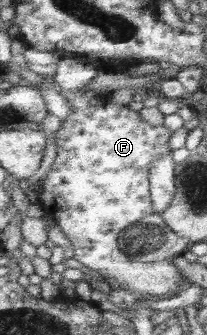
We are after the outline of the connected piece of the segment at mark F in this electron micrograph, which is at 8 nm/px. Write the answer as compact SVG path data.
M63 59L55 73L55 83L69 99L75 112L63 122L63 126L55 133L57 156L46 175L40 190L39 205L45 212L50 213L58 223L58 227L71 243L74 251L73 258L86 268L97 272L110 284L114 291L130 290L142 292L143 295L154 297L172 294L184 280L178 267L171 259L142 265L132 261L121 251L119 233L133 223L142 221L146 216L154 214L155 207L151 198L151 183L149 173L151 163L161 155L170 153L170 137L173 133L161 125L151 125L142 120L140 113L130 111L128 107L114 104L110 96L103 92L80 92L84 85L94 81L98 71L88 62Z

